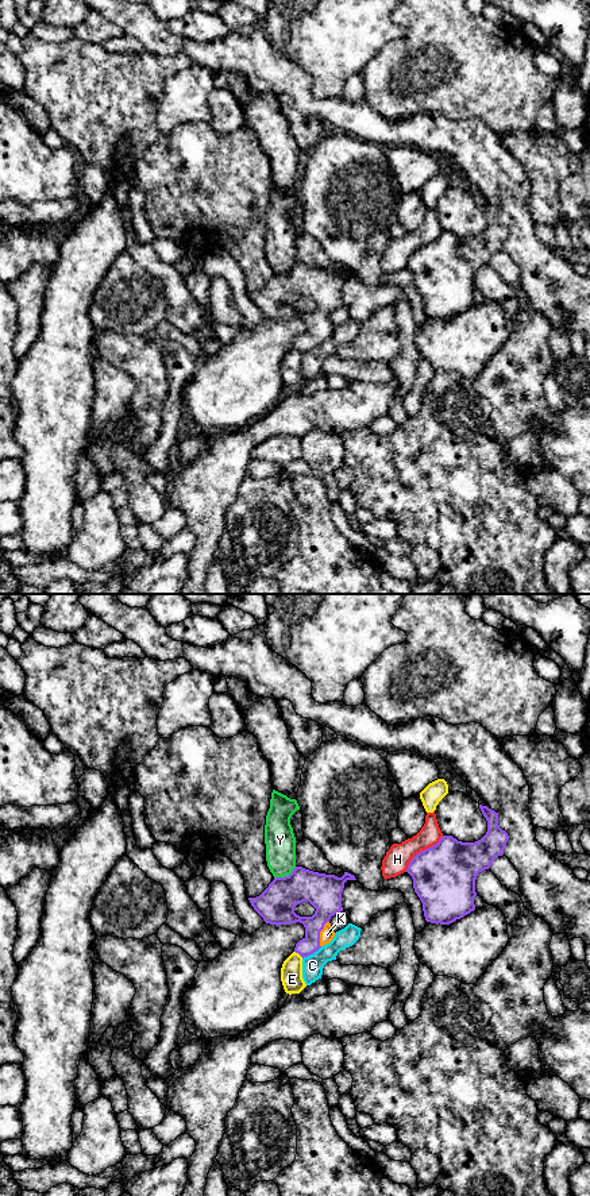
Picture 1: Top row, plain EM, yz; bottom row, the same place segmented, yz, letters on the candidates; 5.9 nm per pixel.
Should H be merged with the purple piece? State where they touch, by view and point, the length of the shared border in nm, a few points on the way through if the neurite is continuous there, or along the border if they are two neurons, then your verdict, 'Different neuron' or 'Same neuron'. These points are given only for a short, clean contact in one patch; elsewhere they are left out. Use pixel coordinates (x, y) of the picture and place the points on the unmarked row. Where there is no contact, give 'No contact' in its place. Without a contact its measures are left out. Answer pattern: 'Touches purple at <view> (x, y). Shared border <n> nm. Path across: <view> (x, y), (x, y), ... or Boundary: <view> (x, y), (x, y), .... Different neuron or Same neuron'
Touches purple at yz (421, 246). Shared border 320 nm. Boundary: yz (443, 231), (435, 239), (421, 245), (411, 255), (405, 266). Different neuron

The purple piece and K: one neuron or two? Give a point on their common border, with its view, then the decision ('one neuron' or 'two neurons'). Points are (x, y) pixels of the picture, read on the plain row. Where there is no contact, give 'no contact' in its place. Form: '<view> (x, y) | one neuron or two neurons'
yz (319, 330) | one neuron

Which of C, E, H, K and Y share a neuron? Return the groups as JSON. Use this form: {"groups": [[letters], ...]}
{"groups": [["C"], ["E"], ["H"], ["K"], ["Y"]]}

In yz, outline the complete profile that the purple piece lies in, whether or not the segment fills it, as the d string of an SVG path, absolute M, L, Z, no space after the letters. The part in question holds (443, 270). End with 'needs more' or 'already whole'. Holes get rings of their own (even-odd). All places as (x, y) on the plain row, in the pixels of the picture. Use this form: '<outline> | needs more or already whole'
M482 200L479 204L487 216L487 227L481 235L462 238L443 231L408 261L427 317L450 320L474 306L478 269L504 250L509 231L498 220L498 208Z | already whole

